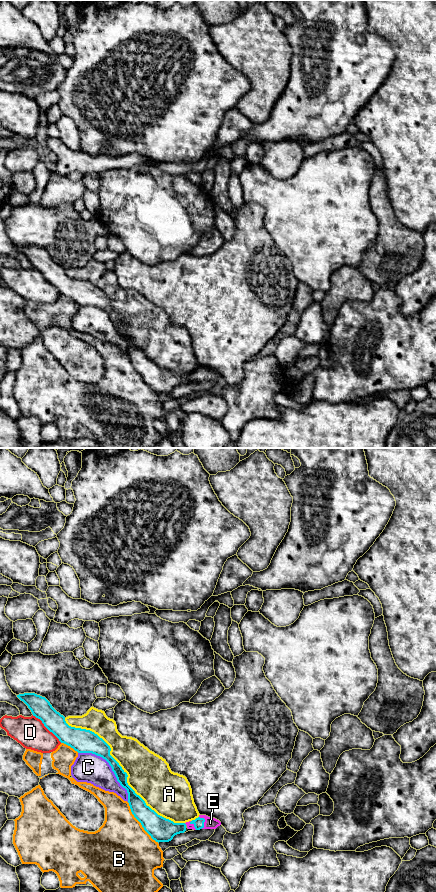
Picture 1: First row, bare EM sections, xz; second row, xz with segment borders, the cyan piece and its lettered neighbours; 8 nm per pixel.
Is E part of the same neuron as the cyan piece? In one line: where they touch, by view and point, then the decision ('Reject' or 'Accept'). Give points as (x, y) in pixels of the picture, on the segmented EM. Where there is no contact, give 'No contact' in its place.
Touches cyan at xz (204, 821). Accept

